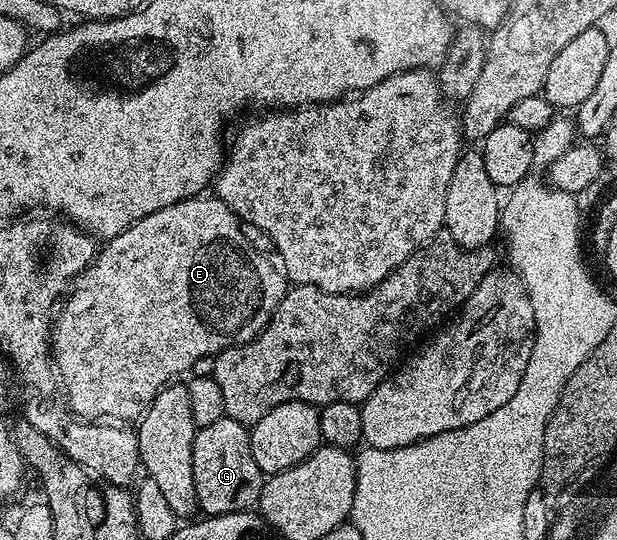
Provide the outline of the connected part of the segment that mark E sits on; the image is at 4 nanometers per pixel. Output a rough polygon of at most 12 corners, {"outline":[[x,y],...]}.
{"outline":[[216,196],[132,222],[76,278],[51,362],[133,424],[265,331],[287,279]]}

